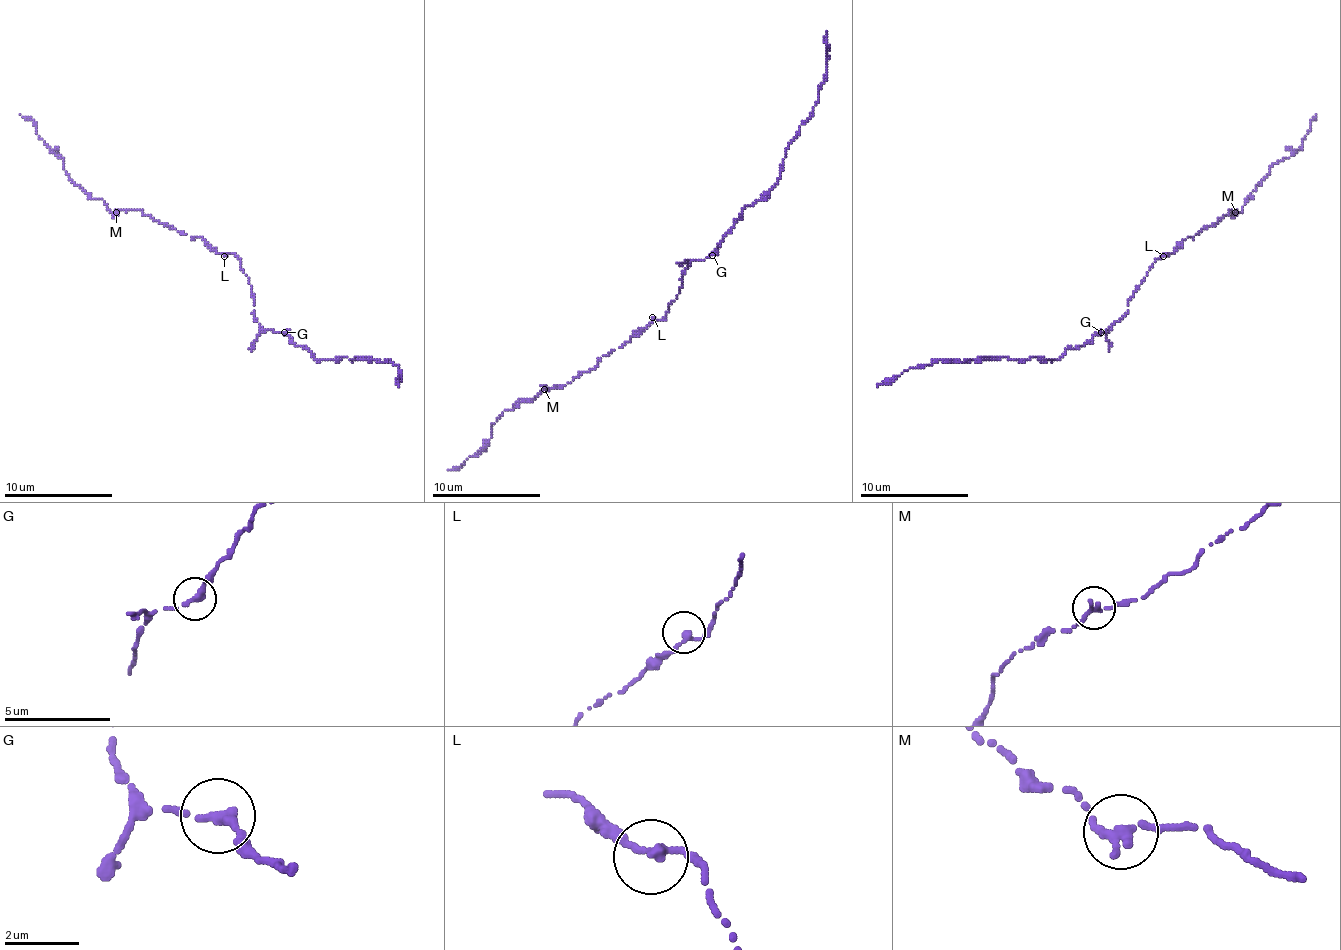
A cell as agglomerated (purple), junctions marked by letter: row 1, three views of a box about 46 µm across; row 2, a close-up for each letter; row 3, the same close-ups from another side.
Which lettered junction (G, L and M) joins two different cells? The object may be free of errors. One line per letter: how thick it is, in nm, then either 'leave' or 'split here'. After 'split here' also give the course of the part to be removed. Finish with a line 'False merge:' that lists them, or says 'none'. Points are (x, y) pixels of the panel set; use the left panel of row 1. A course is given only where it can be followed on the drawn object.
G: 260 nm thick; leave
L: 240 nm thick; leave
M: 280 nm thick; leave
False merge: none

